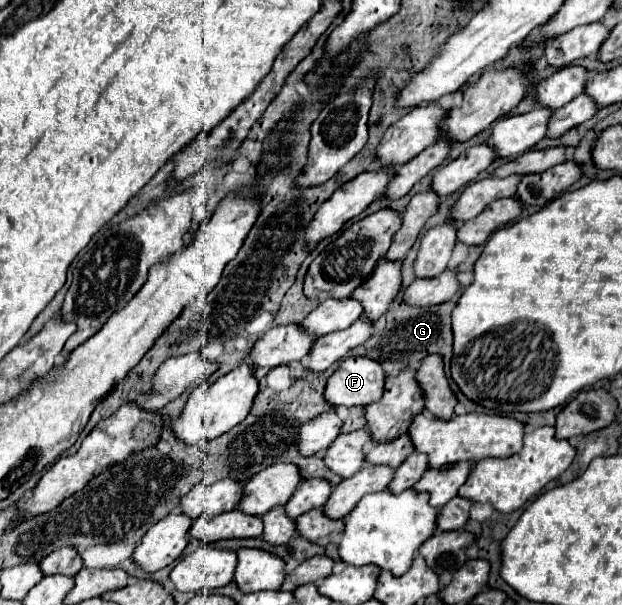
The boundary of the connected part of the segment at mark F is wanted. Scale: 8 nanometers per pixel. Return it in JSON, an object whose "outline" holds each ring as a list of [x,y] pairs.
{"outline":[[[346,357],[328,377],[324,397],[334,407],[370,405],[384,393],[382,365],[368,357]]]}

